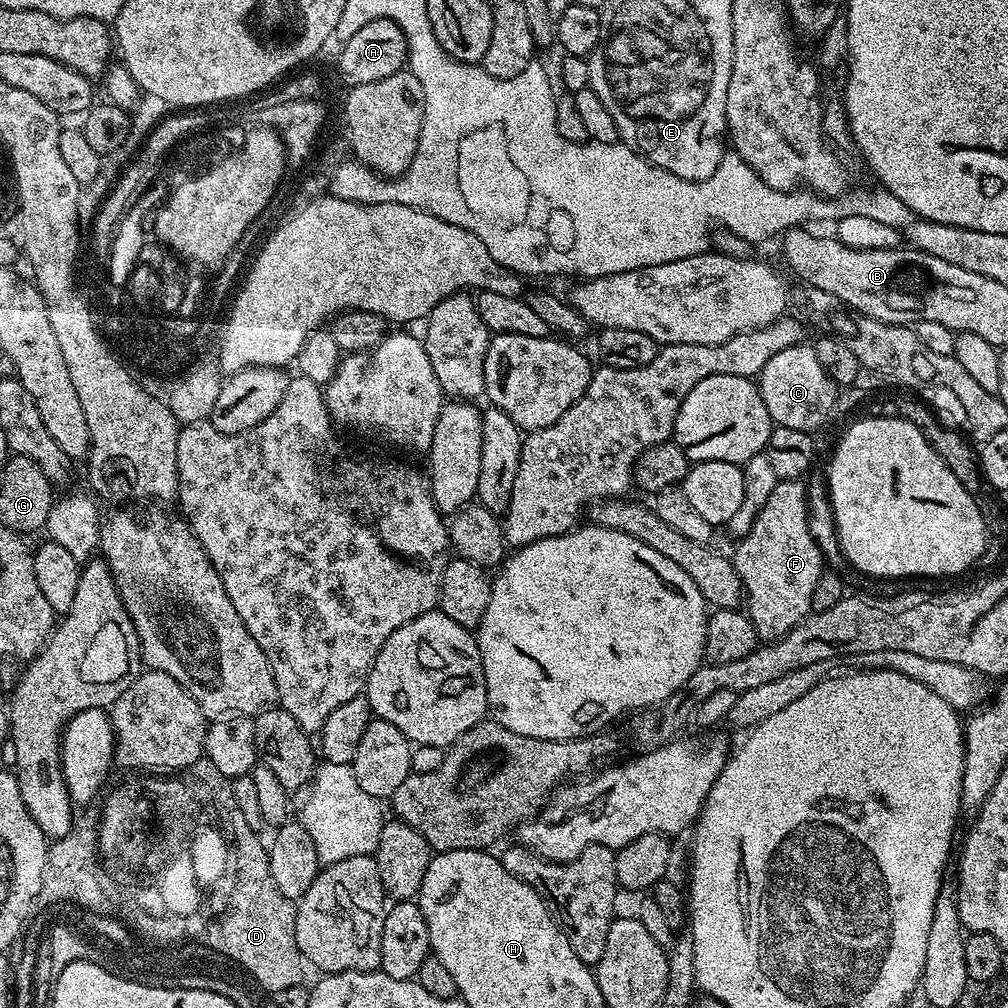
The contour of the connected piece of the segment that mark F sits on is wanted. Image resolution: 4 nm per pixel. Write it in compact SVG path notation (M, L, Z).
M803 479L778 480L770 498L758 510L753 525L745 536L739 537L736 553L731 553L732 565L744 587L746 615L752 621L757 637L761 641L776 641L800 624L812 612L812 595L818 578L826 571L824 555L818 550L808 525L808 489Z

